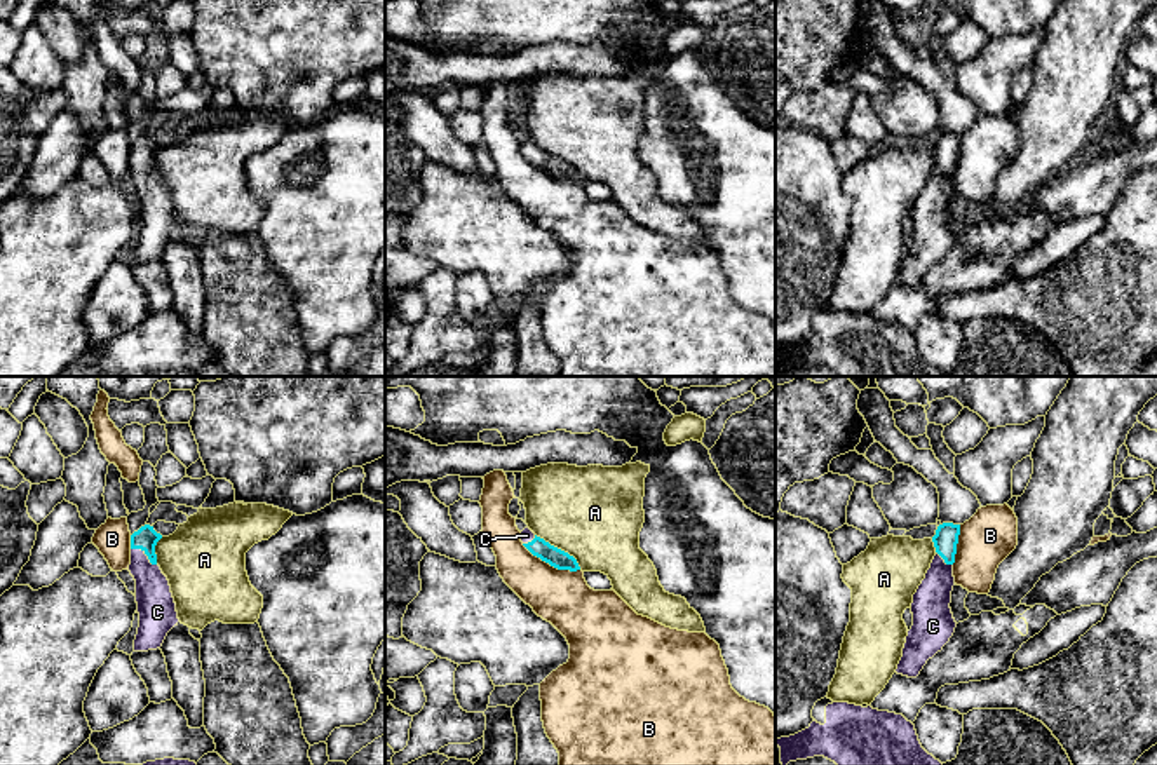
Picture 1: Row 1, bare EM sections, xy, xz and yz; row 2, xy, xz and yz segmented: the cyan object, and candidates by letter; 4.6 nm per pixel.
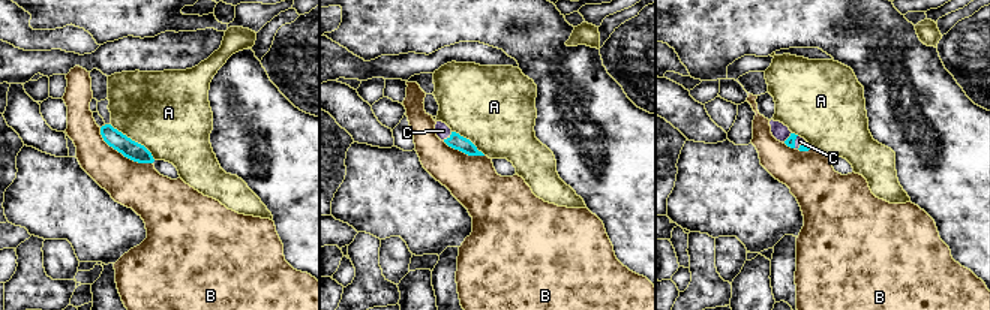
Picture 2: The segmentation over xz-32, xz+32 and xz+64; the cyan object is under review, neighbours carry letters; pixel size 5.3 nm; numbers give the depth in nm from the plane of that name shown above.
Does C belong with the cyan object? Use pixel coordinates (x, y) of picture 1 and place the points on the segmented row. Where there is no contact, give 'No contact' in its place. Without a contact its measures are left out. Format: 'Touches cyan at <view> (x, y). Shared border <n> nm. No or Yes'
Touches cyan at xy (145, 553). Shared border 150 nm. Yes

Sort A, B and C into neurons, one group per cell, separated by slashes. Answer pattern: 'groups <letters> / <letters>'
groups A / B / C

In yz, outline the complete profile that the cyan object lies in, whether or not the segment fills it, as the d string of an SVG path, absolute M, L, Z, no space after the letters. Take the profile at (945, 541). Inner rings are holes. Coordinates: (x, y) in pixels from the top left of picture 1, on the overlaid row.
M943 523L932 537L936 556L913 594L913 626L906 636L897 674L917 678L927 660L941 652L955 633L957 622L950 603L958 535L960 525Z

